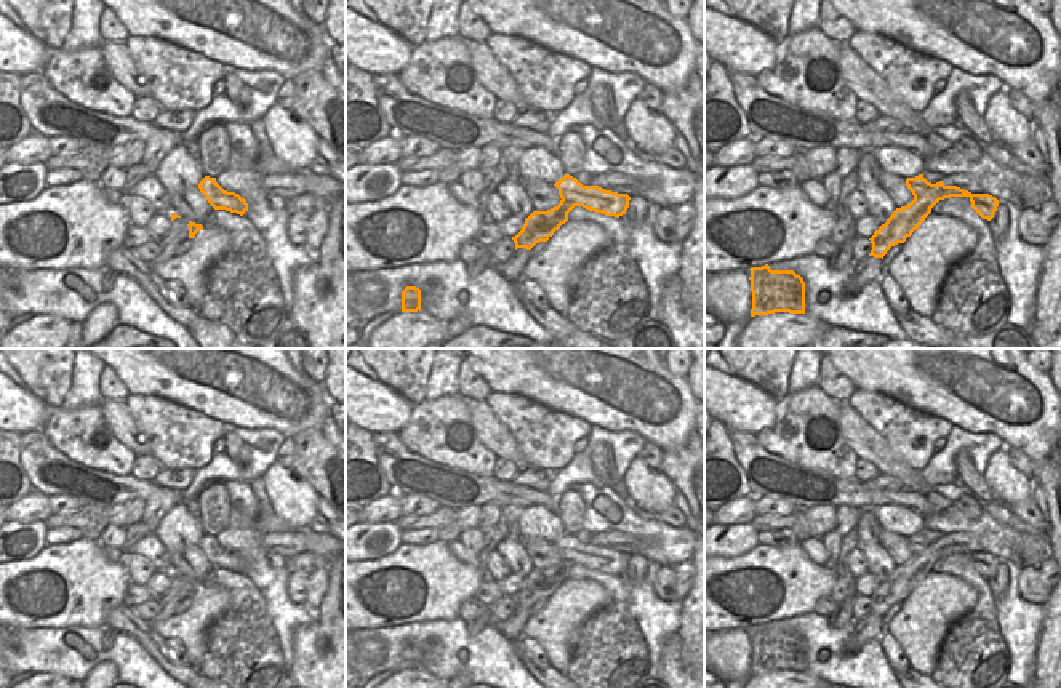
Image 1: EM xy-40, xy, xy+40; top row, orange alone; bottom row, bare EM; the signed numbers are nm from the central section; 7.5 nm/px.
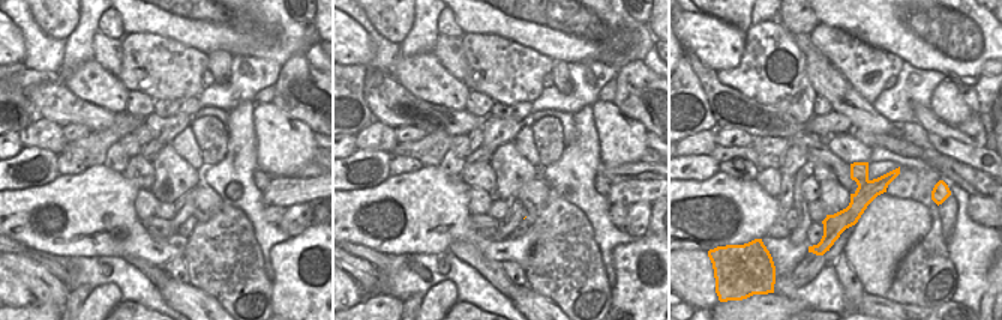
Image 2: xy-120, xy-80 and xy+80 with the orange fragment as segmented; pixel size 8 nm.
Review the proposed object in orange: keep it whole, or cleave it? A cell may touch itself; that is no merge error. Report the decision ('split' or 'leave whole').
split

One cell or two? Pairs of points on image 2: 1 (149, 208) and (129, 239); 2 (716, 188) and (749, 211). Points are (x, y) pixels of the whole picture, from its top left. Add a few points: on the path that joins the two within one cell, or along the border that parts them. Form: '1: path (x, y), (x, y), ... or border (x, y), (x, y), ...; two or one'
1: border (138, 190), (134, 211), (140, 221); two
2: path (723, 193), (732, 196), (741, 205); one

